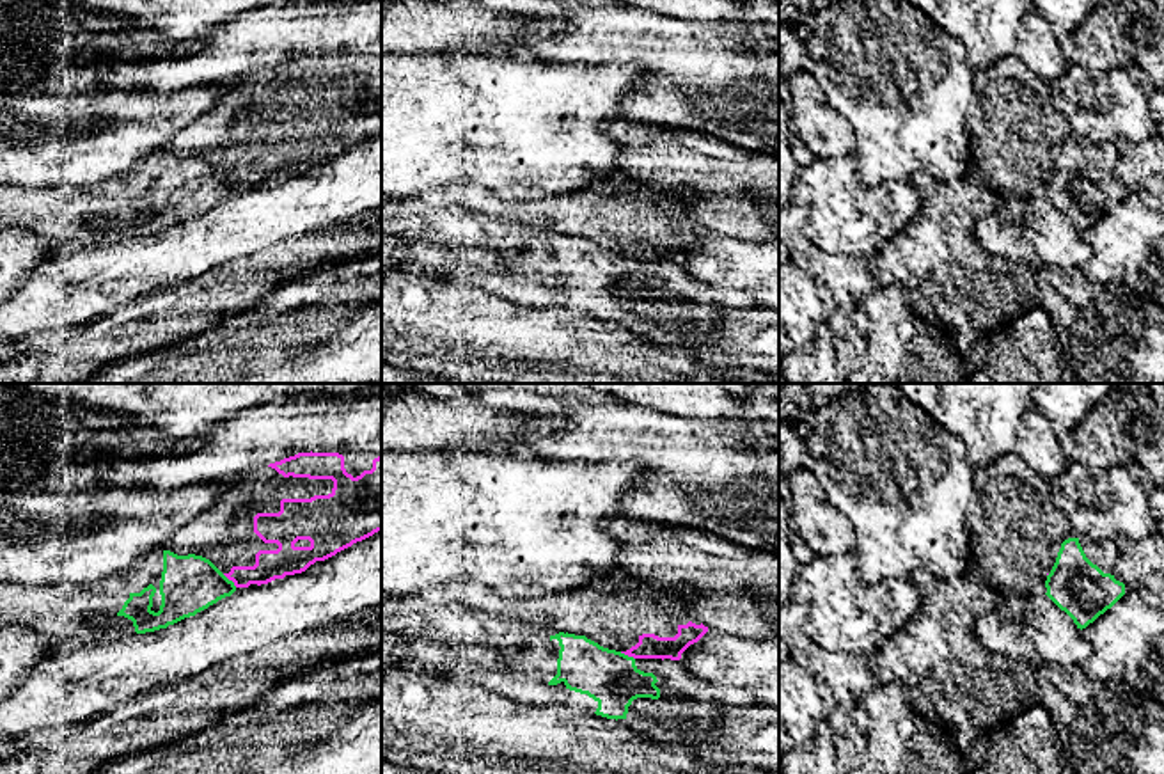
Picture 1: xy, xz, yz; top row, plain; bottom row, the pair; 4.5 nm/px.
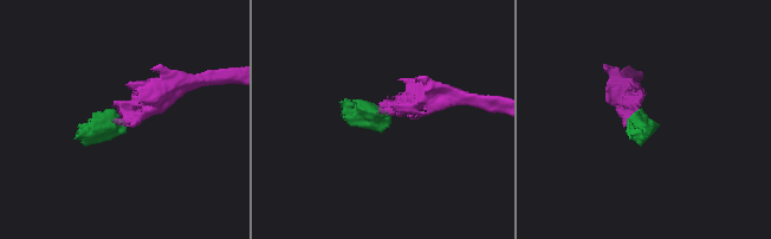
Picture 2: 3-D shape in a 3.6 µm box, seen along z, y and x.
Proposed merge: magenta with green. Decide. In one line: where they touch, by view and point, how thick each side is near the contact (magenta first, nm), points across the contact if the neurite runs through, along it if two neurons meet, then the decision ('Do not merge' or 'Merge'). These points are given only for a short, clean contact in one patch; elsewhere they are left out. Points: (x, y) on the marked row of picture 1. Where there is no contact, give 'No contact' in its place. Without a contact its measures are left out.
Touches magenta at xy (229, 579). Thickness 140 nm (magenta) against 260 nm. Boundary: xy (222, 574), (236, 586). Do not merge

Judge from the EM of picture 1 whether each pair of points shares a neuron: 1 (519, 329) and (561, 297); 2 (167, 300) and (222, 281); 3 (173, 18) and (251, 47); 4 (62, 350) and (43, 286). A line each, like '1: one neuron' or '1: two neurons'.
1: two neurons
2: one neuron
3: two neurons
4: two neurons

